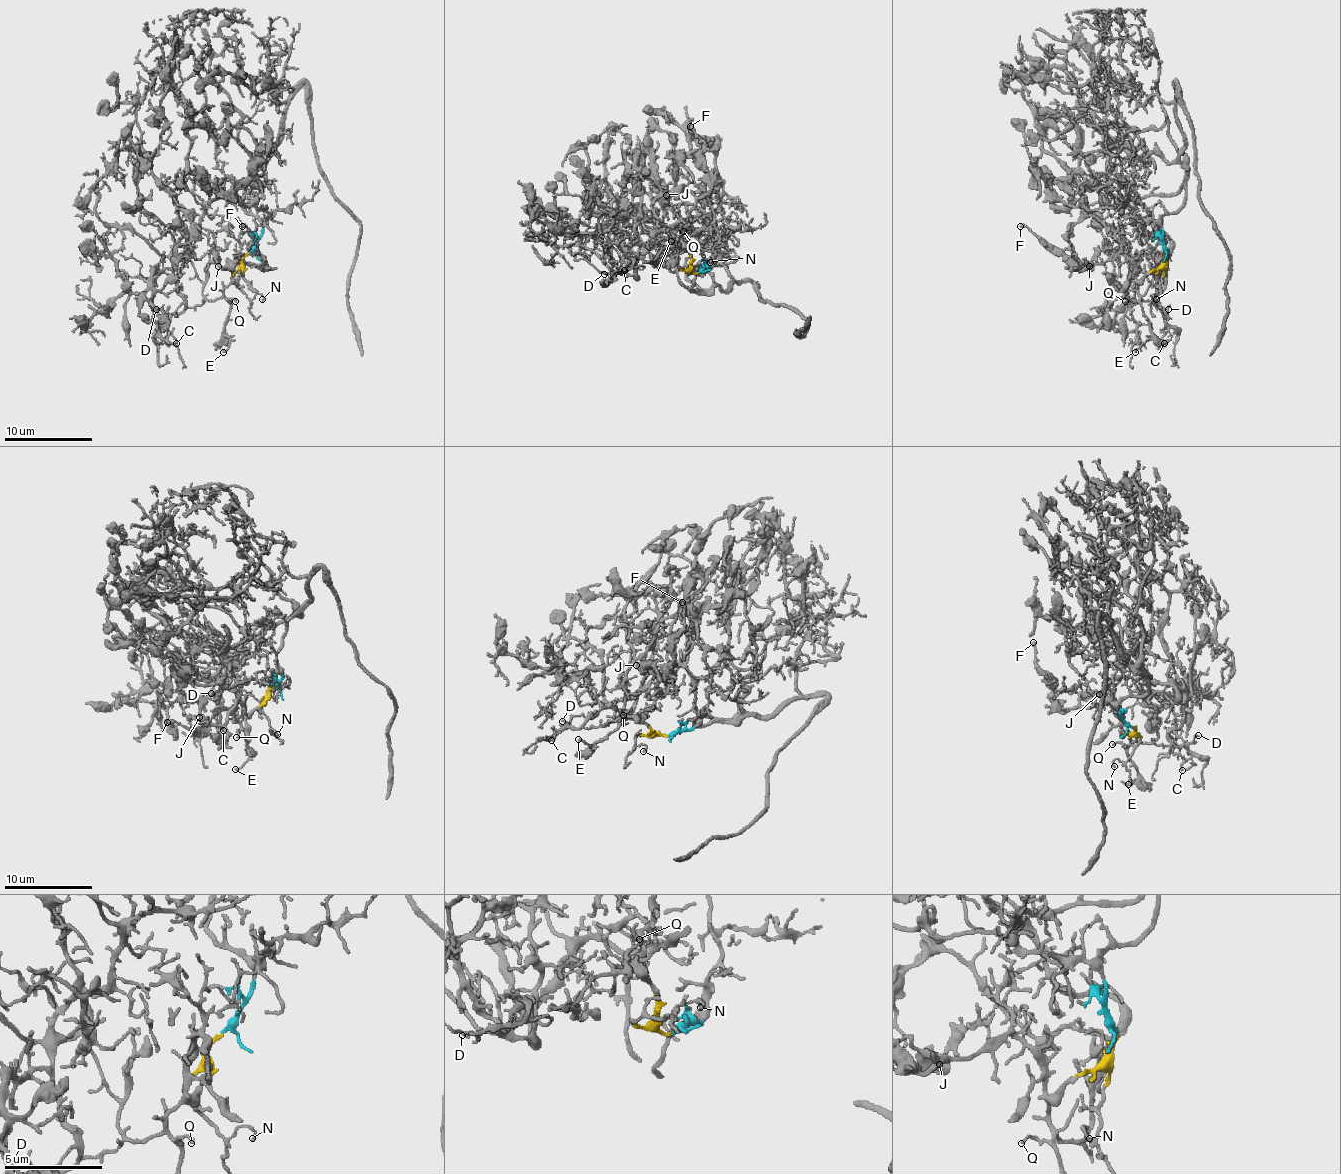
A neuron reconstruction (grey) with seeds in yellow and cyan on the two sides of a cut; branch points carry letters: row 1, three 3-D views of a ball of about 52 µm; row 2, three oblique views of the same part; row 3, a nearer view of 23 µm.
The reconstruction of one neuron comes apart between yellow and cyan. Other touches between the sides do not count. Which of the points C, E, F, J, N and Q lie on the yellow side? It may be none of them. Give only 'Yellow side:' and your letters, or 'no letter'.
Yellow side: E, F, J, N, Q

